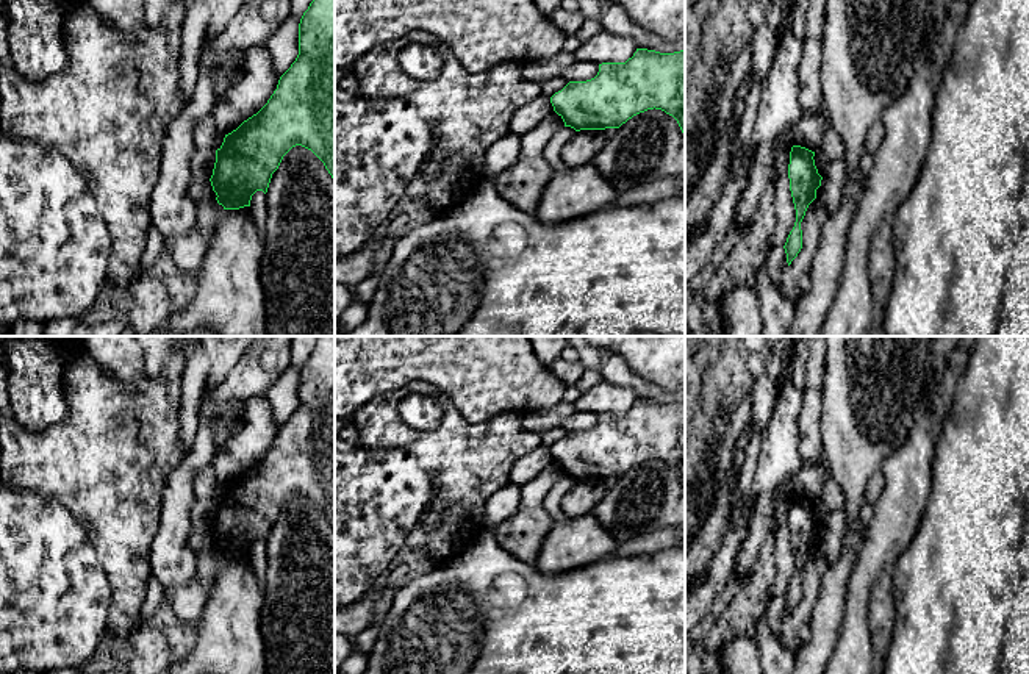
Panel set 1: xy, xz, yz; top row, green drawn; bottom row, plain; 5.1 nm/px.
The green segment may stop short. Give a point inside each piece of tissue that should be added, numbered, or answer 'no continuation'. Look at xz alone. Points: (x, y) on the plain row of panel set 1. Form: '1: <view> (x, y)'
no continuation

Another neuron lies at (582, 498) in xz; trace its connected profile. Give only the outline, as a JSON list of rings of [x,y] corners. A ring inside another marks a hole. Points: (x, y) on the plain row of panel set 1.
[[[586,480],[575,482],[560,502],[568,518],[593,514],[607,489],[602,485],[590,485]]]

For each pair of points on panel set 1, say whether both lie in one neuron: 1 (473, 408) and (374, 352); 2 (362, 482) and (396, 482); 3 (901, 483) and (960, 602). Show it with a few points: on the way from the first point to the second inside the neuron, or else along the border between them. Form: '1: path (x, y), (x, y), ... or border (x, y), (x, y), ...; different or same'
1: path (452, 383), (423, 354), (399, 352); same
2: path (369, 483), (388, 483); same
3: border (931, 487), (923, 519), (910, 544), (901, 554); different

